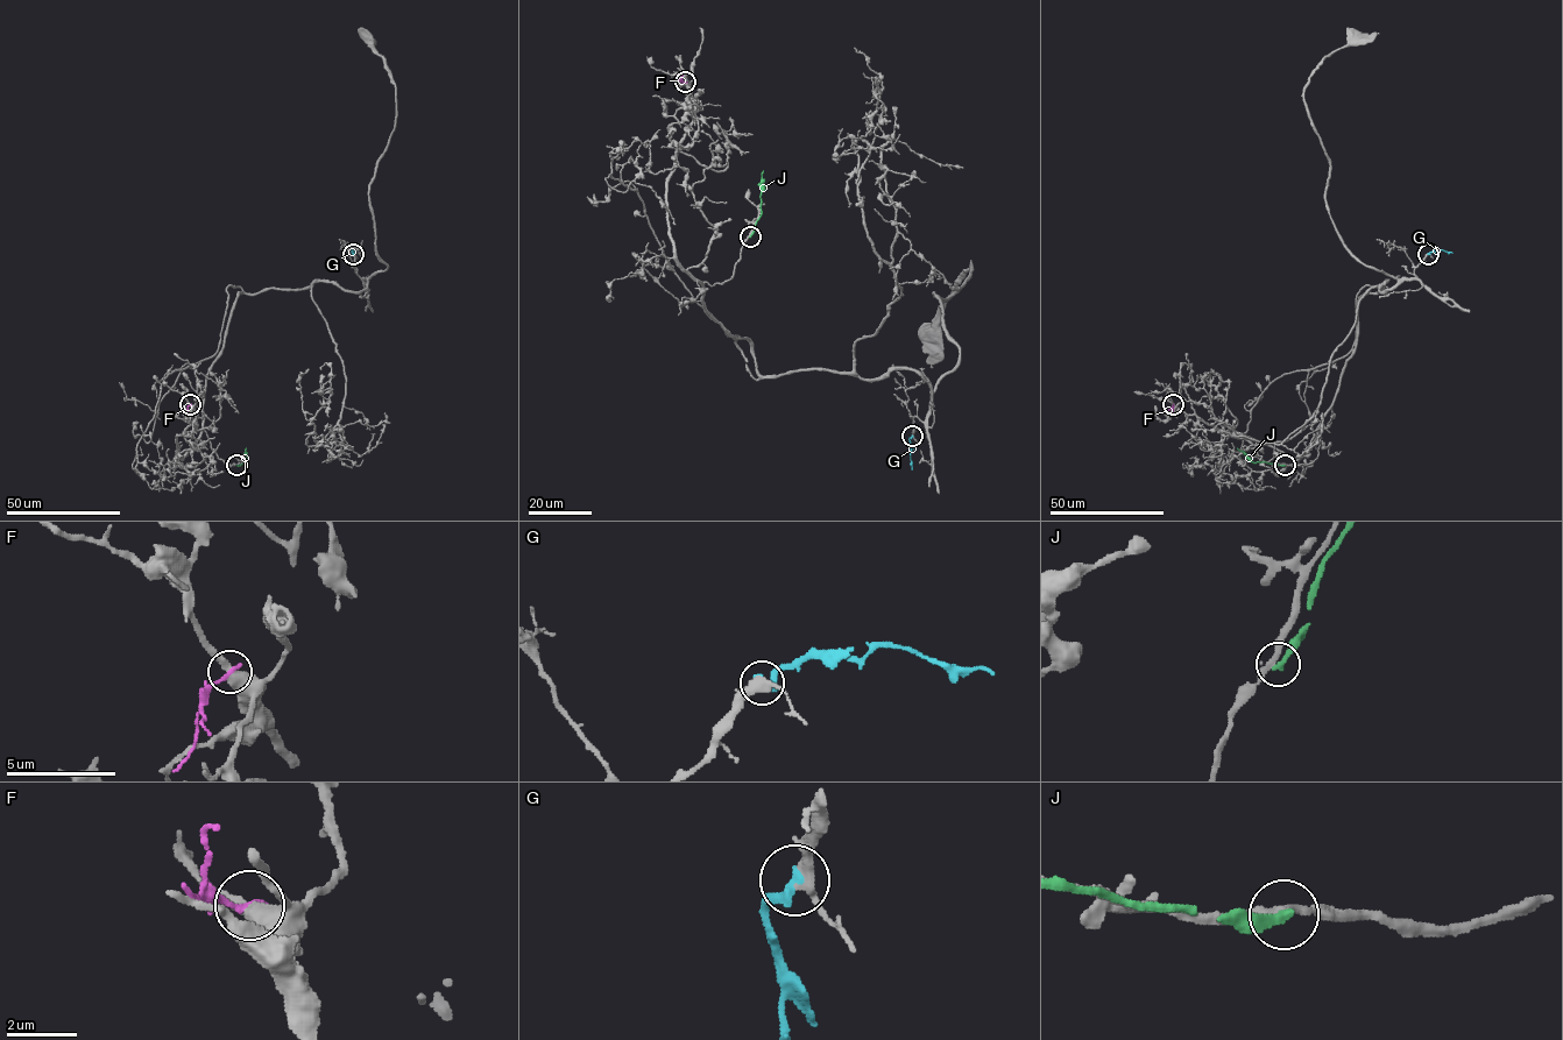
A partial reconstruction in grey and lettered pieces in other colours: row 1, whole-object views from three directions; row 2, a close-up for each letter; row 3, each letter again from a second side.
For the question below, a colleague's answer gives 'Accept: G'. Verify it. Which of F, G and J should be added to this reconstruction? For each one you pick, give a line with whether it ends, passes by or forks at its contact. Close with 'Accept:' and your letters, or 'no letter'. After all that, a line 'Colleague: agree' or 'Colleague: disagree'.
G: It ends there
Accept: G
Colleague: agree

